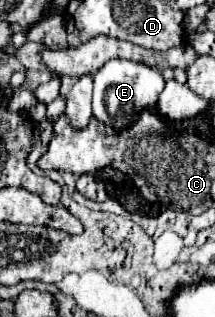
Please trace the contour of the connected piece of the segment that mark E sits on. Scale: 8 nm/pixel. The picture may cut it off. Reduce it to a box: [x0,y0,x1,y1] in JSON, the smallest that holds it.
[92,59,164,129]

